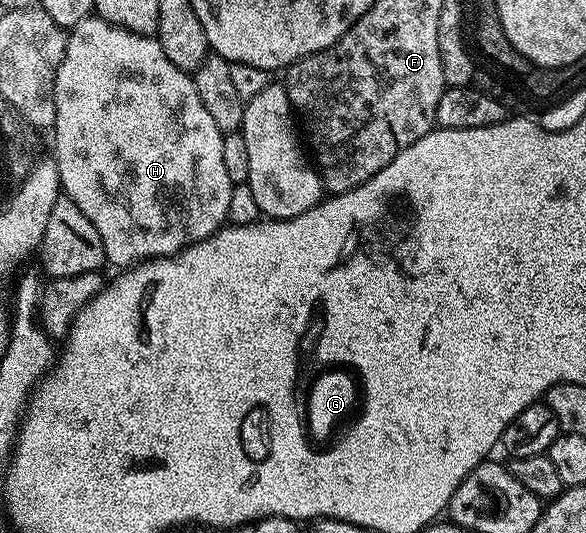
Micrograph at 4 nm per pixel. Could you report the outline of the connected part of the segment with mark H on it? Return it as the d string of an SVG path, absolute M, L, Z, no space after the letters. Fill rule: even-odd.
M98 17L82 19L77 26L70 28L67 36L65 57L55 78L54 100L53 158L59 167L62 194L71 199L73 205L77 205L77 209L81 209L85 217L89 217L89 221L93 221L93 229L97 229L101 245L105 249L105 260L108 264L112 263L115 269L126 269L136 263L144 263L147 259L164 259L166 255L175 255L197 241L205 241L205 237L209 237L227 223L229 193L233 184L229 181L229 173L225 173L225 160L221 149L225 133L217 129L213 117L205 110L205 105L201 105L194 78L188 72L177 69L177 65L173 65L173 61L165 57L165 49L161 49L158 38L138 35Z

